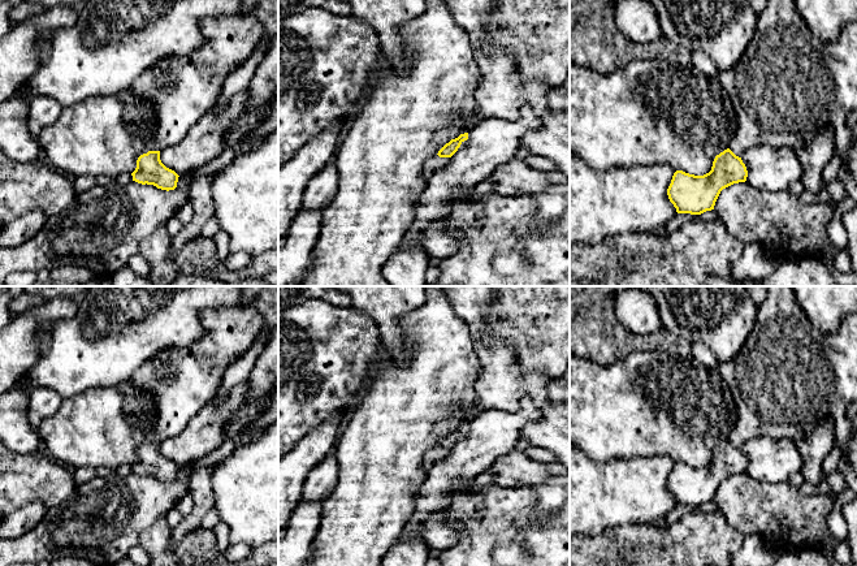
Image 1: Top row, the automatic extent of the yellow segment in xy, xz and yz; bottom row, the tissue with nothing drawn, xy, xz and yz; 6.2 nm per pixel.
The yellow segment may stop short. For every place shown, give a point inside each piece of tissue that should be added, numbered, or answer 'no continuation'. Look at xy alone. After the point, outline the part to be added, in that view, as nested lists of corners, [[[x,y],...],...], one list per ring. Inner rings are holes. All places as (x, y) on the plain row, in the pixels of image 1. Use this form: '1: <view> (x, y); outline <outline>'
1: xy (181, 380); outline [[[239,304],[203,311],[202,324],[204,334],[200,340],[156,354],[129,379],[135,388],[148,392],[156,403],[156,420],[147,442],[161,442],[185,431],[189,422],[217,396],[226,368],[256,344],[264,329],[264,317],[255,307]]]

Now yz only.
1: yz (788, 376); outline [[[767,286],[765,301],[757,306],[756,324],[746,342],[733,359],[719,363],[718,370],[736,407],[736,423],[730,433],[733,445],[743,445],[756,437],[797,442],[810,436],[821,420],[831,418],[835,444],[857,475],[857,431],[848,415],[848,406],[857,401],[857,314],[845,316],[836,332],[822,333],[809,323],[792,286]]]

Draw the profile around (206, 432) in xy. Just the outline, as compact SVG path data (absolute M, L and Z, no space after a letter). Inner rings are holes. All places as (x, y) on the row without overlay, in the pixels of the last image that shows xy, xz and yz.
M248 380L235 385L226 399L217 402L217 396L189 422L181 435L160 442L161 454L178 467L202 461L225 441L225 424L246 401Z

